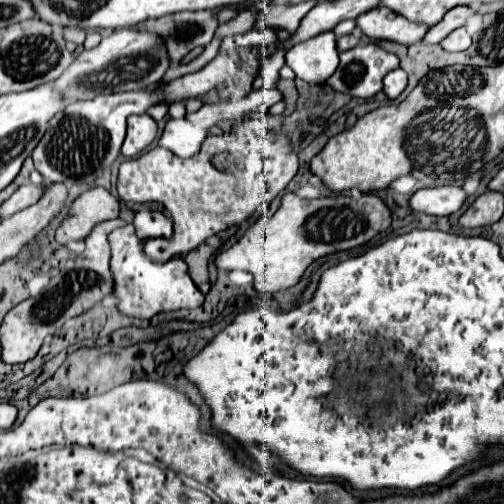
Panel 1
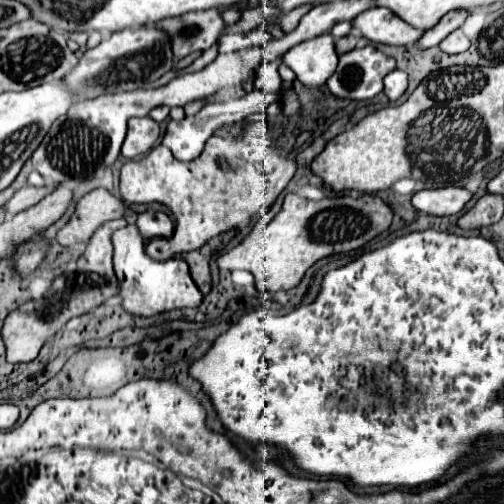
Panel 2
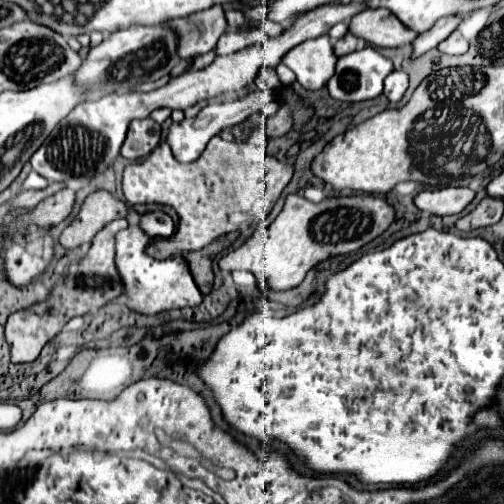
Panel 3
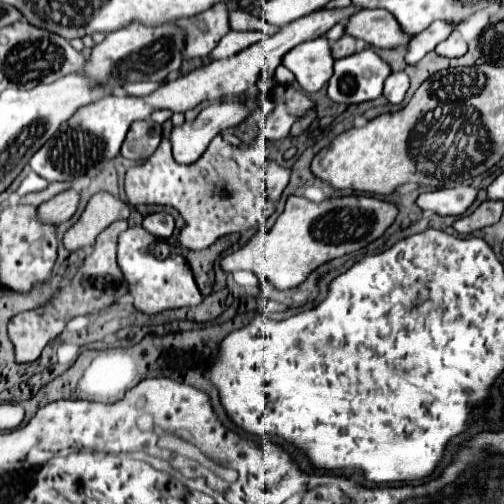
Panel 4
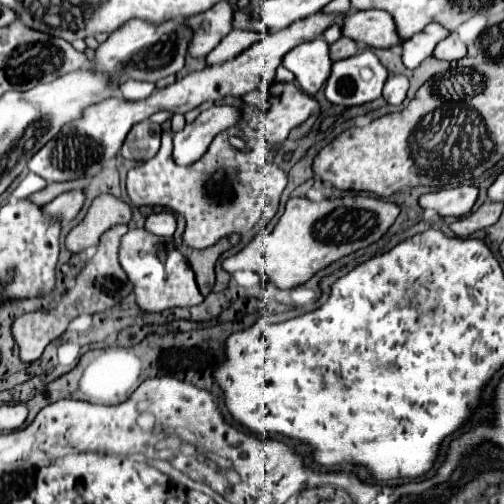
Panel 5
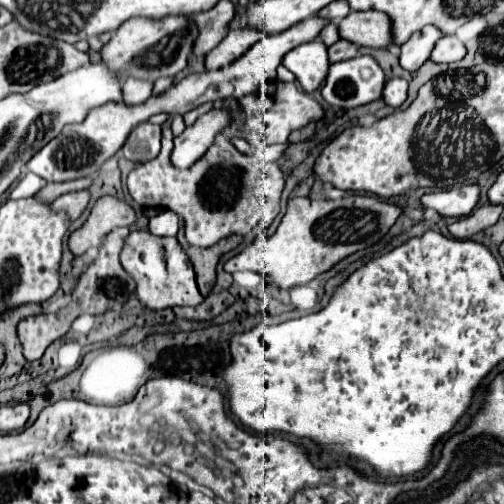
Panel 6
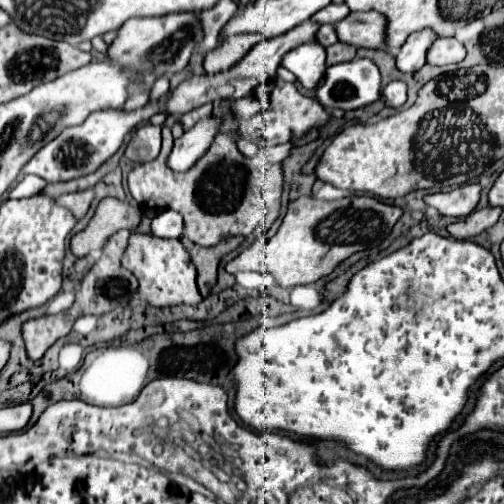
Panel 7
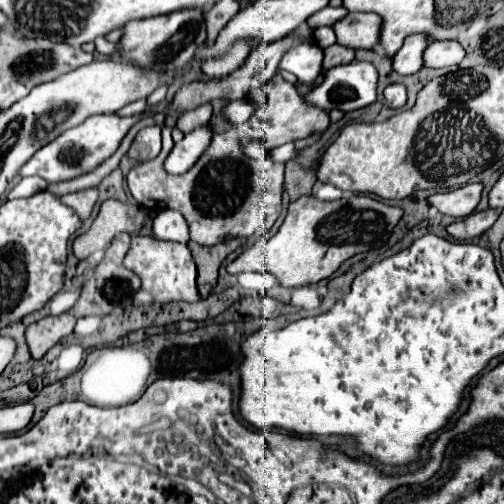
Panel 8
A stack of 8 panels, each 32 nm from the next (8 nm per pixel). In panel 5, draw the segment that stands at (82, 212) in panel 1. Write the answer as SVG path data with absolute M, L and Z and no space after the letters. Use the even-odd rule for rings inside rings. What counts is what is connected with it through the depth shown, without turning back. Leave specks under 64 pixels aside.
M100 194L88 206L88 212L82 218L82 222L66 234L64 244L70 252L76 254L88 246L96 246L102 232L106 232L108 228L120 222L128 224L130 218L132 218L132 210L126 202L122 202L112 194Z

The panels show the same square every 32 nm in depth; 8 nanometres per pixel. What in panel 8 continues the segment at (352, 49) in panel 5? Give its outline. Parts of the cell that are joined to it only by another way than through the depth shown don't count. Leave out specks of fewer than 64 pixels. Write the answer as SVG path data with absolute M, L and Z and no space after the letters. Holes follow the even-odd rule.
M332 44L330 48L324 50L324 70L330 70L338 64L348 64L354 60L354 50L352 48L346 48L346 46L340 46L340 44Z

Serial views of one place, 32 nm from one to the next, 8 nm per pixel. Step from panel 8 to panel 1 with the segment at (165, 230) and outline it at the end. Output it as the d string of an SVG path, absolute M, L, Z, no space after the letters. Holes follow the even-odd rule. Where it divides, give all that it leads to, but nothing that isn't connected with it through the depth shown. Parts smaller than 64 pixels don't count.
M138 210L134 214L134 222L132 224L134 224L136 236L140 236L140 240L158 238L158 236L164 236L164 238L172 236L172 222L162 212Z

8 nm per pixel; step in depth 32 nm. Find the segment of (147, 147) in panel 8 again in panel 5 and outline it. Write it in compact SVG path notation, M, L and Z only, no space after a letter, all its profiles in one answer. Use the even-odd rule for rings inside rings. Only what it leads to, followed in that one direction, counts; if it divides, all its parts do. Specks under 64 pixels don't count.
M142 120L140 124L134 124L132 130L128 132L124 146L122 146L122 156L128 160L144 162L150 160L160 148L160 126Z

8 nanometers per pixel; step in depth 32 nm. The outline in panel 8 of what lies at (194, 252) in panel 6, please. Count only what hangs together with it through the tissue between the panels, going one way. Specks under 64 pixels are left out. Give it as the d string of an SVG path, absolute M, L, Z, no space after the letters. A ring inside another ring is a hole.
M230 238L216 246L210 246L210 248L200 246L196 242L188 242L188 248L190 248L196 268L198 268L198 292L202 298L206 298L212 292L212 288L216 286L218 268L222 264L222 260L242 244L244 244L244 238Z

